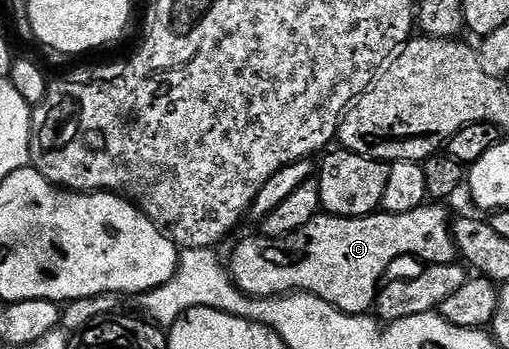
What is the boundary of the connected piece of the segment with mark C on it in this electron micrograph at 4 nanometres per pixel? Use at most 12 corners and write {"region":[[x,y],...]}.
{"region":[[441,206],[318,214],[233,252],[246,296],[310,292],[352,316],[400,256],[458,259]]}

